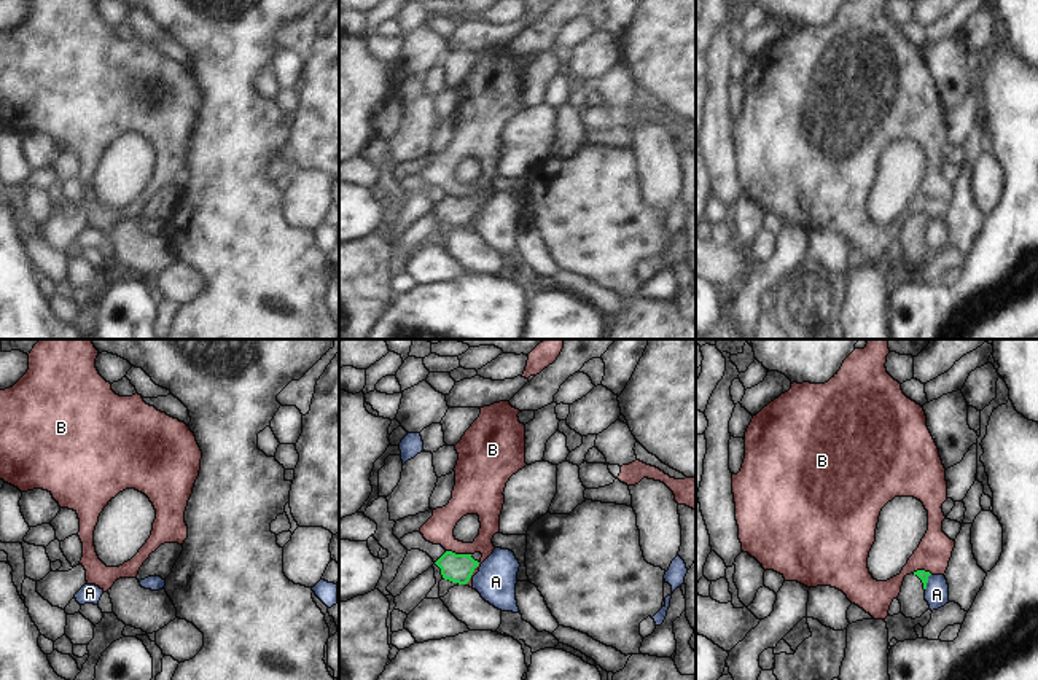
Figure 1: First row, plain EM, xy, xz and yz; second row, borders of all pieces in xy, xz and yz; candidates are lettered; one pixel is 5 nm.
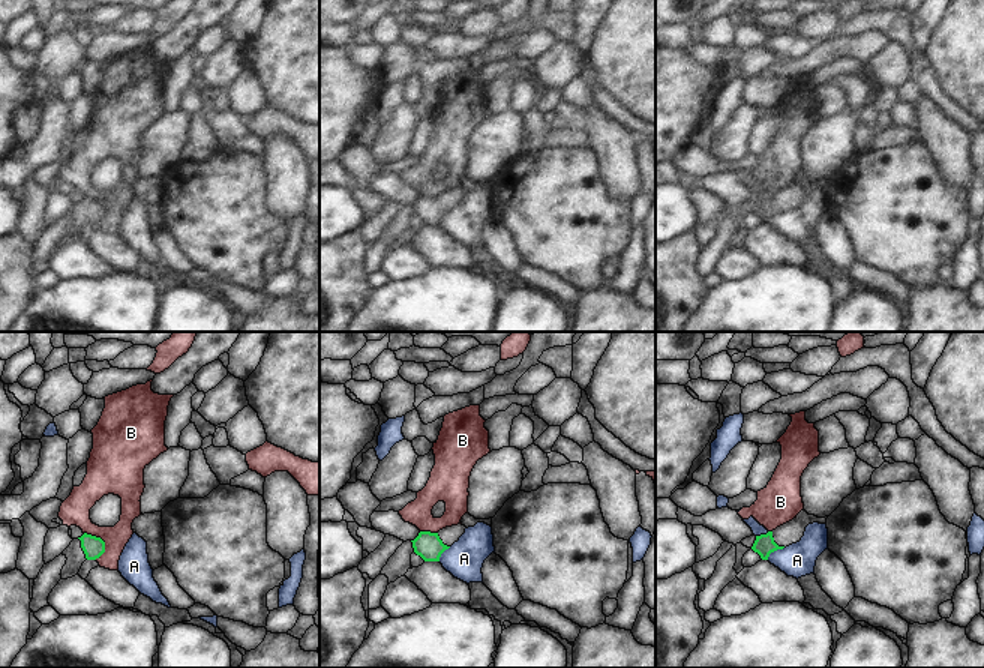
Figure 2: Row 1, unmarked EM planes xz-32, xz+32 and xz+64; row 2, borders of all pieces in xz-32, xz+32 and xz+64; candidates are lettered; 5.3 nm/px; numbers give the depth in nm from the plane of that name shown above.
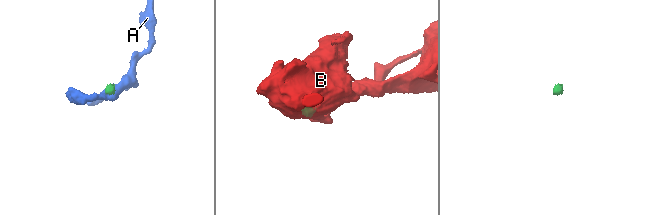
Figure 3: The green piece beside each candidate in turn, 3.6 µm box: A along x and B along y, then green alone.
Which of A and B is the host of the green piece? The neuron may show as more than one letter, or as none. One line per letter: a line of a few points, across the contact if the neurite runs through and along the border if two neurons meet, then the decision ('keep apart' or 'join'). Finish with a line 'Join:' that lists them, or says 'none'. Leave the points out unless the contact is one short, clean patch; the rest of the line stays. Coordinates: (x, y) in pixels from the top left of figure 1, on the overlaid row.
A: yz (930, 574), (925, 590) | keep apart
B: xz (446, 550), (470, 554) | keep apart
Join: none

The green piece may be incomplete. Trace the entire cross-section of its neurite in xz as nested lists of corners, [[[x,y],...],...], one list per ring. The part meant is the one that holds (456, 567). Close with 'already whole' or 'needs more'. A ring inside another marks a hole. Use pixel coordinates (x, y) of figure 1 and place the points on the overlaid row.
[[[446,551],[435,564],[435,578],[436,584],[427,594],[425,599],[438,599],[439,597],[439,581],[449,580],[452,583],[466,584],[479,565],[482,554],[455,554],[452,551]]]; needs more

